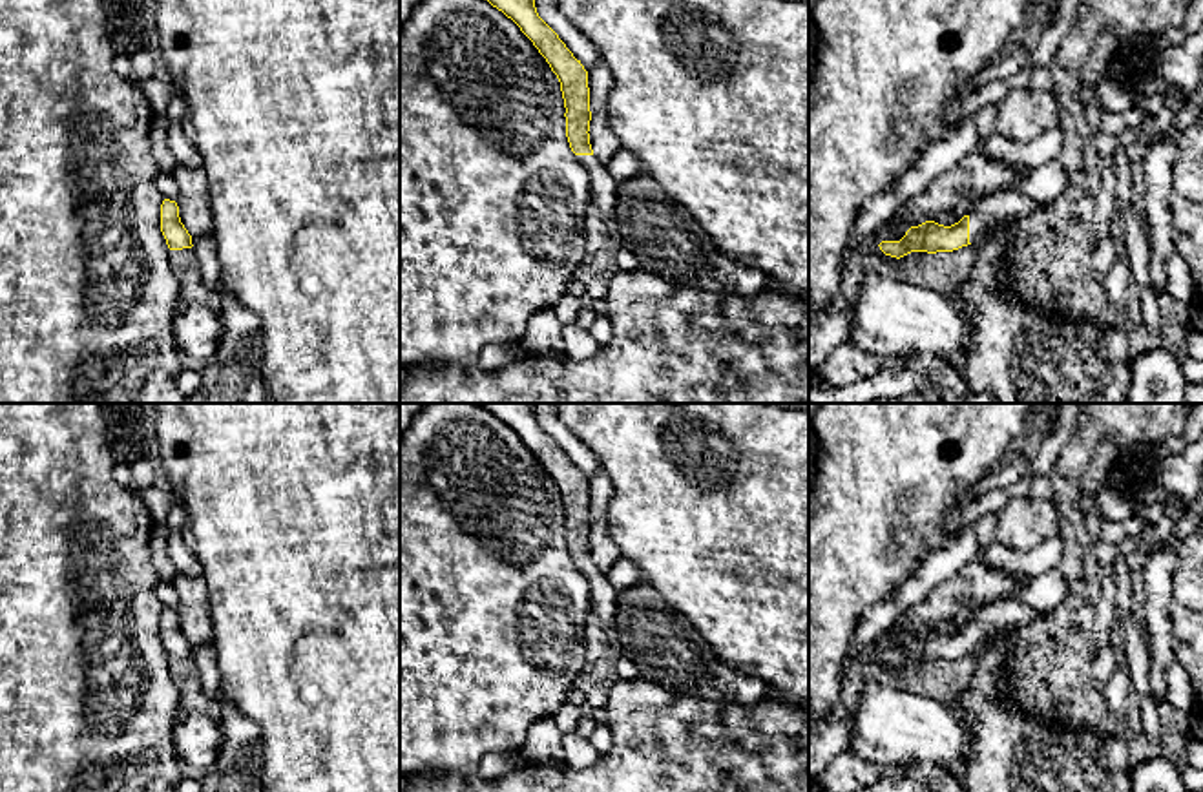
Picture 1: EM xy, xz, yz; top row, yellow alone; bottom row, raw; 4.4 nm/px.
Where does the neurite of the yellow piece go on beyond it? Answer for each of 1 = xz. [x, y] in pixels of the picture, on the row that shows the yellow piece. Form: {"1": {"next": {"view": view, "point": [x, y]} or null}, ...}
{"1": {"next": {"view": "xz", "point": [603, 188]}}}

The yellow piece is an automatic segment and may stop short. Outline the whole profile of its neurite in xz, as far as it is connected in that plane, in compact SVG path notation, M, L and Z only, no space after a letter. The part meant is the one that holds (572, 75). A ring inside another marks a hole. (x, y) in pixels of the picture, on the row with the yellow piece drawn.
M535 0L487 2L520 27L557 75L566 108L566 137L571 151L588 173L591 204L606 217L613 215L619 182L610 175L606 164L593 155L590 144L588 71L559 35L539 16Z

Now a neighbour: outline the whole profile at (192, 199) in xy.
M175 166L172 173L179 186L175 201L179 206L179 217L195 246L212 228L206 173L203 168L186 166Z

